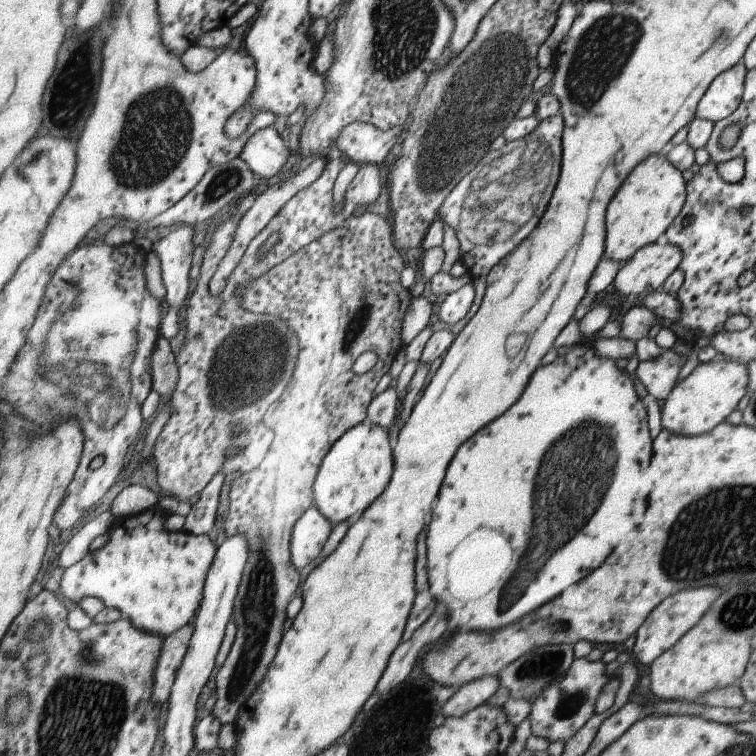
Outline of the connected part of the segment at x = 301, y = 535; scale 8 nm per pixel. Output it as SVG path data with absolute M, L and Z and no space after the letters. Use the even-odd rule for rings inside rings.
M315 504L298 520L292 534L292 558L299 570L321 556L333 529L332 520Z

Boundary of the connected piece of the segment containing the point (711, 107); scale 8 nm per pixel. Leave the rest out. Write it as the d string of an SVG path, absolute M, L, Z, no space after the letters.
M742 62L722 72L698 104L697 117L721 121L739 108L746 67Z

